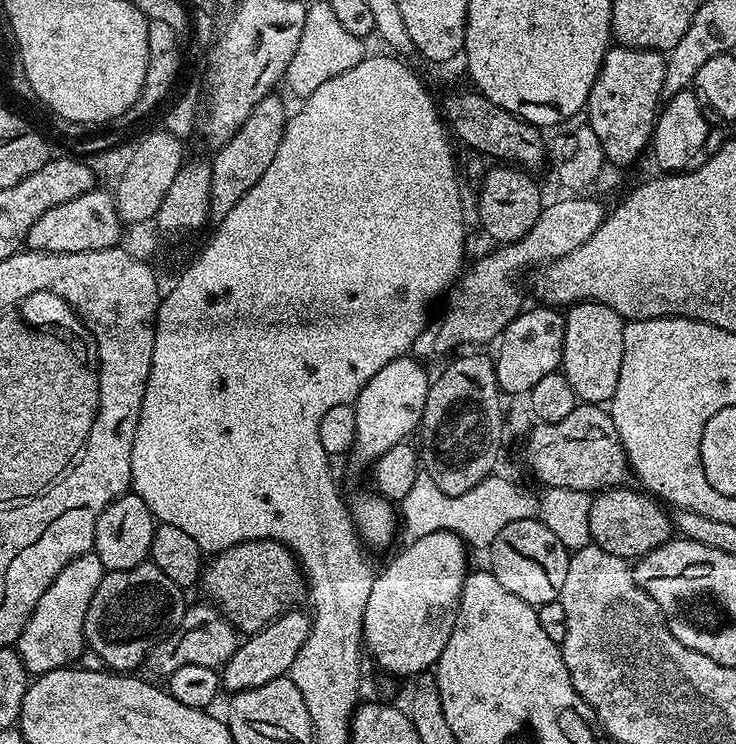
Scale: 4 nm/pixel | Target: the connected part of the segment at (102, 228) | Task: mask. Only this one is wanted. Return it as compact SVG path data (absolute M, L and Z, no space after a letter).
M93 190L78 198L70 198L70 202L62 202L62 206L54 206L54 210L46 210L46 214L30 226L26 244L33 252L74 254L86 250L106 250L121 243L120 228L122 221L116 212L113 193Z

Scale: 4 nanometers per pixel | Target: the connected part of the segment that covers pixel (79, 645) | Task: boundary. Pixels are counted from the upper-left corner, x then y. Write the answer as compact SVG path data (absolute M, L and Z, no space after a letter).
M91 555L79 556L65 566L50 586L46 586L46 594L38 598L34 614L30 614L14 645L33 677L45 676L47 672L75 665L79 661L86 649L86 610L90 606L90 598L94 598L94 590L98 590L105 575L106 569L99 562L94 562Z

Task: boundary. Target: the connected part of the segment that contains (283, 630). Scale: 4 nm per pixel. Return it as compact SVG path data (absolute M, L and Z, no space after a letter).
M293 610L284 612L277 620L271 620L260 632L251 633L245 642L237 643L234 654L219 669L220 683L228 694L245 692L258 686L266 686L266 682L274 682L280 676L288 676L294 658L298 658L298 650L306 642L312 629L312 618L307 611Z

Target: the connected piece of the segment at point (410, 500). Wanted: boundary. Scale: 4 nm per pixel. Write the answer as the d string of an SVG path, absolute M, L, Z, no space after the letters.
M501 474L487 476L474 490L466 490L466 494L442 494L438 486L434 486L434 478L421 475L414 478L414 486L406 493L406 498L399 501L398 516L402 521L402 536L411 542L418 538L426 538L426 534L435 532L453 532L464 541L469 549L491 549L494 538L498 538L498 530L510 526L510 522L538 518L570 550L586 547L590 543L590 506L592 496L578 490L562 490L561 488L544 488L541 491L540 504L524 488L519 488L512 480Z

